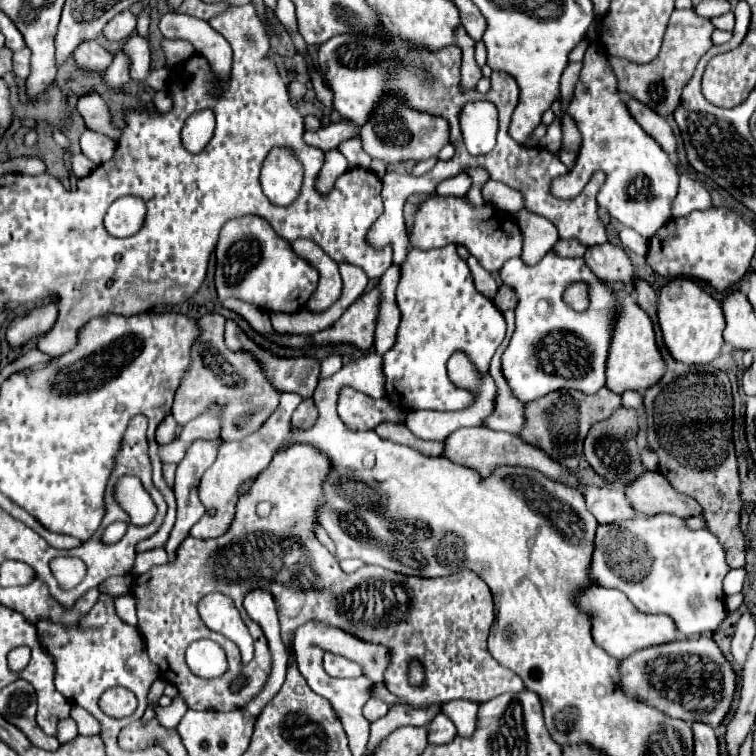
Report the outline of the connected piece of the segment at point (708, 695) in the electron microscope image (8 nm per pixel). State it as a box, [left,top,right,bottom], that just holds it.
[619,636,735,726]

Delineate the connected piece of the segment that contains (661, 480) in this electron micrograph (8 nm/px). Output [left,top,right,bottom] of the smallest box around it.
[625,470,701,518]

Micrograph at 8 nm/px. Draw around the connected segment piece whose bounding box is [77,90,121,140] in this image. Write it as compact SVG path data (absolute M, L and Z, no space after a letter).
M93 90L93 92L85 92L85 94L79 96L77 110L79 110L79 114L83 116L85 126L87 126L89 130L107 134L107 136L113 138L113 140L117 140L117 138L121 136L121 130L111 126L111 114L109 114L105 102L99 98L99 94L97 94L95 90Z

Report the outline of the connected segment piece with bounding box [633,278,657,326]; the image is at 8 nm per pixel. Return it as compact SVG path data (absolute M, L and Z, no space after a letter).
M637 278L637 280L633 282L633 292L635 292L635 296L637 296L637 304L639 304L647 314L649 314L649 318L651 318L653 324L657 326L657 314L655 314L657 298L655 298L653 288L651 288L645 280Z

